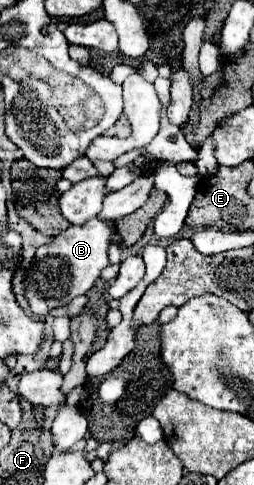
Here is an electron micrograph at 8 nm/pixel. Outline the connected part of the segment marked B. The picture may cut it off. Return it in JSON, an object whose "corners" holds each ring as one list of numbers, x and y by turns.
{"corners":[[91,218,81,226,69,226,65,232,51,238,49,244,37,248,37,280,27,278,23,282,25,298,37,318,47,316,53,308,67,306,73,298,87,294,95,286,101,270,109,266,107,248,111,244,113,232,115,224]]}

